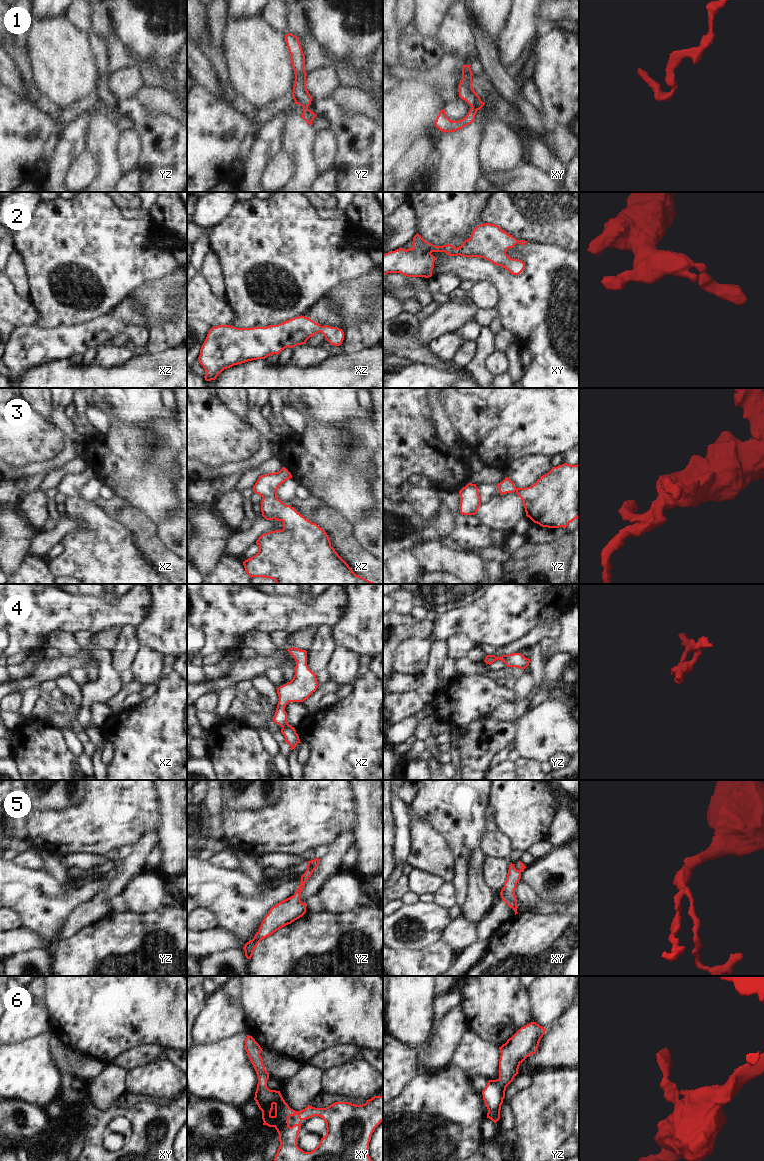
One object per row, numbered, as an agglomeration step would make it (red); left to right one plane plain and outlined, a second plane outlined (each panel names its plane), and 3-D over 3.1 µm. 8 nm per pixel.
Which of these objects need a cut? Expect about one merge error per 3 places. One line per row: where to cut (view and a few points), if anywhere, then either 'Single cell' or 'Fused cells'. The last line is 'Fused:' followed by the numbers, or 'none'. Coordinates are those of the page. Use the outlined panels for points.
1: No split. Single cell
2: No split. Single cell
3: No split. Single cell
4: No split. Single cell
5: Split along yz (314, 868), (306, 871). Fused cells
6: No split. Single cell
Fused: 5.

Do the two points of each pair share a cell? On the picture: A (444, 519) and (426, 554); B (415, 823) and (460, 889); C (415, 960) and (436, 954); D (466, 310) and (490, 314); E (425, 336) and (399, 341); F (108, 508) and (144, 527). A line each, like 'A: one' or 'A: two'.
A: two
B: two
C: one
D: two
E: two
F: one

